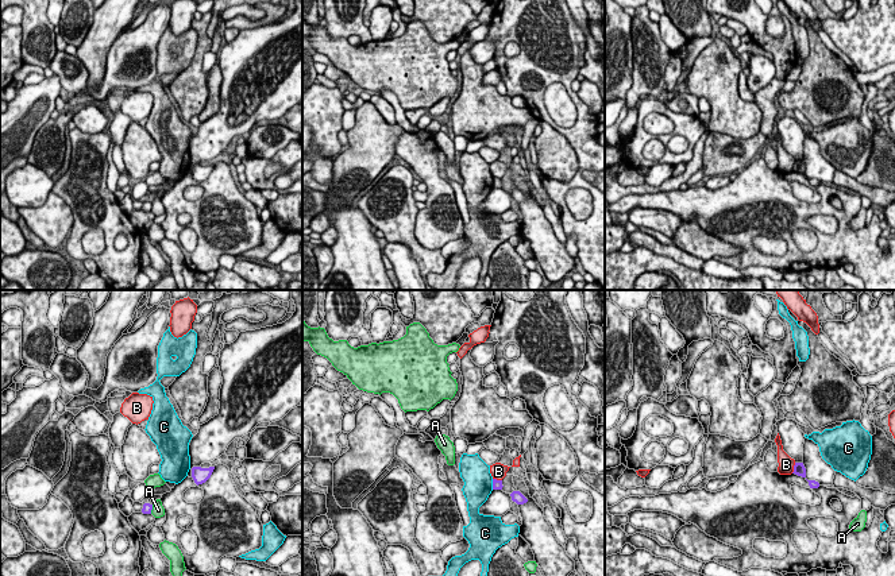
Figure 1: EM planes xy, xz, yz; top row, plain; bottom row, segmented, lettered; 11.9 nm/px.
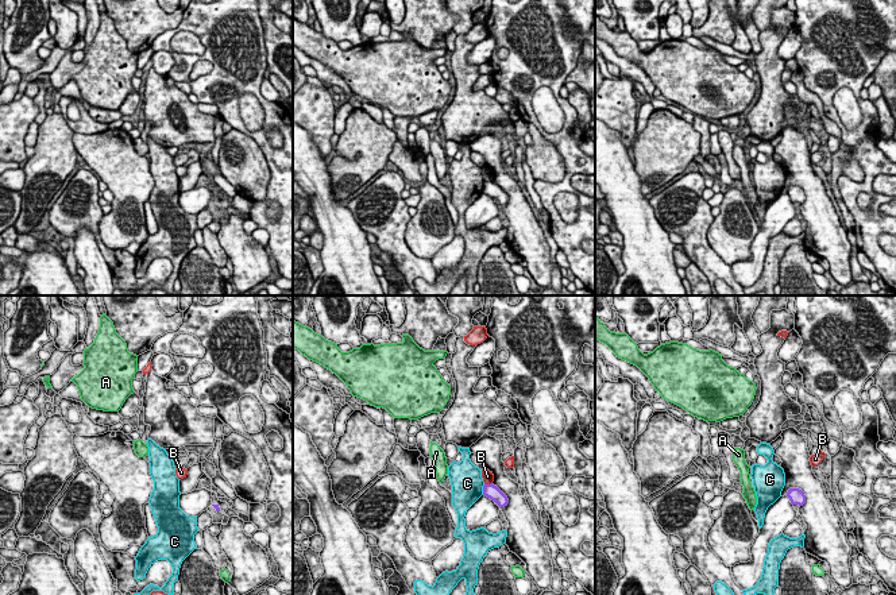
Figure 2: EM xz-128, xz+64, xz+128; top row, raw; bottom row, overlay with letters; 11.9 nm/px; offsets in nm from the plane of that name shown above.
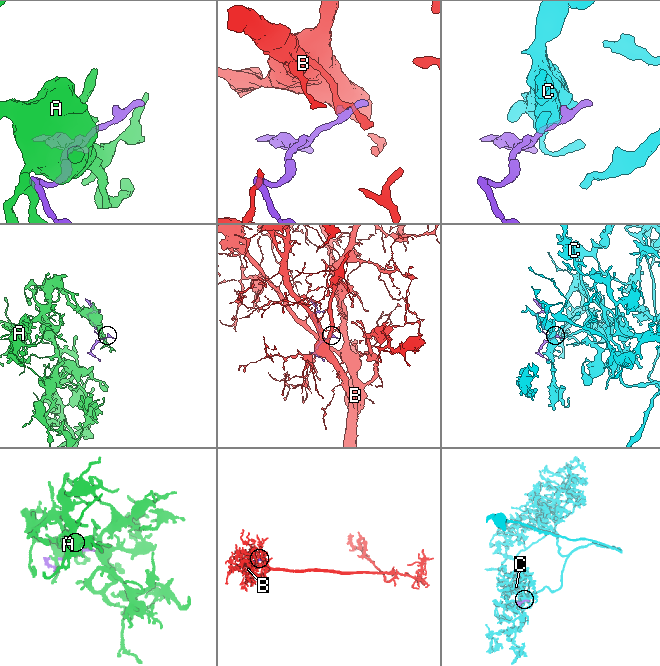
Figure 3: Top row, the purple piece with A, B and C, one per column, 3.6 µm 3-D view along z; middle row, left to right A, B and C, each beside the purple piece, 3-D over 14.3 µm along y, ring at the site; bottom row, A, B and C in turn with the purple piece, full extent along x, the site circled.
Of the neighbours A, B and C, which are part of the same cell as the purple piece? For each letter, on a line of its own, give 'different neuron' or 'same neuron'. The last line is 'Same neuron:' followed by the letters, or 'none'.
A: different neuron
B: different neuron
C: different neuron
Same neuron: none

